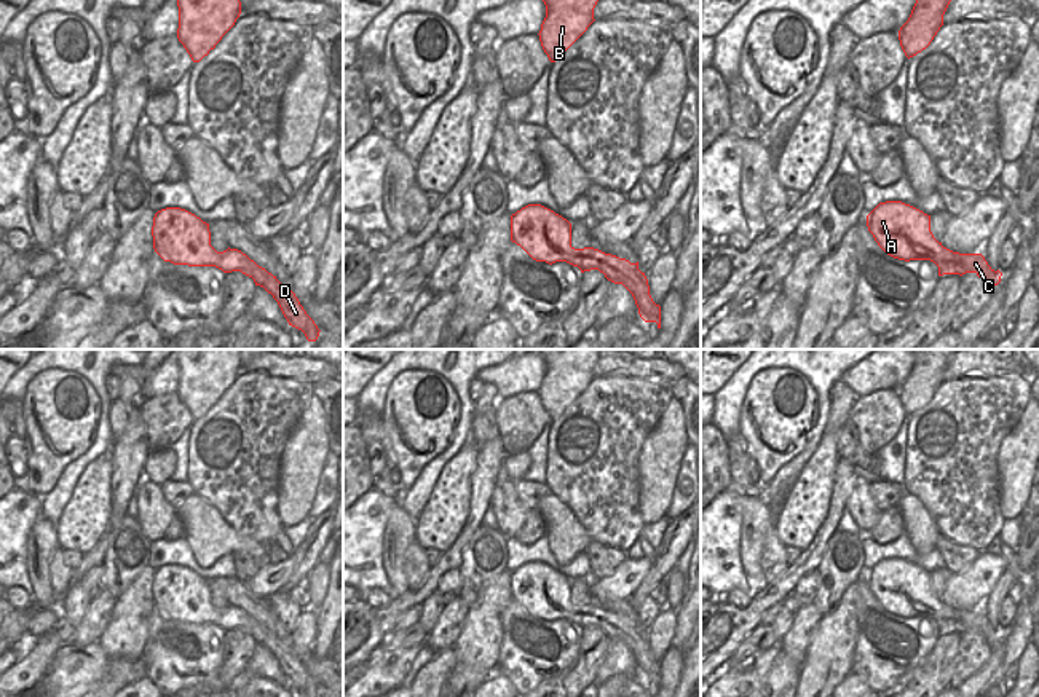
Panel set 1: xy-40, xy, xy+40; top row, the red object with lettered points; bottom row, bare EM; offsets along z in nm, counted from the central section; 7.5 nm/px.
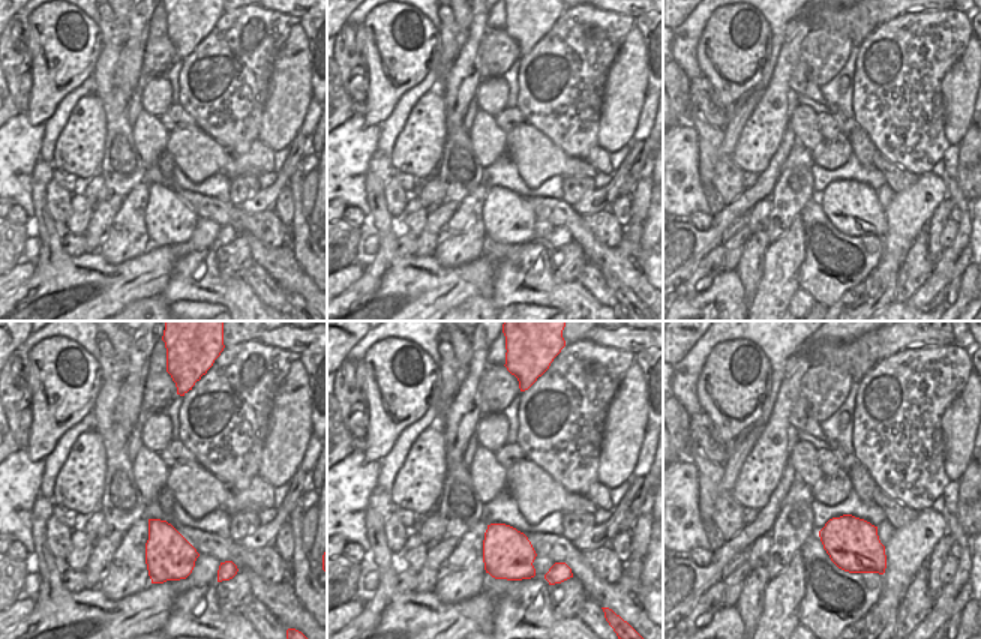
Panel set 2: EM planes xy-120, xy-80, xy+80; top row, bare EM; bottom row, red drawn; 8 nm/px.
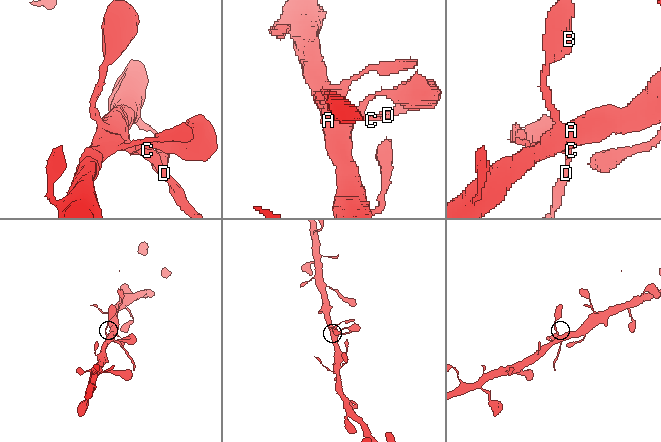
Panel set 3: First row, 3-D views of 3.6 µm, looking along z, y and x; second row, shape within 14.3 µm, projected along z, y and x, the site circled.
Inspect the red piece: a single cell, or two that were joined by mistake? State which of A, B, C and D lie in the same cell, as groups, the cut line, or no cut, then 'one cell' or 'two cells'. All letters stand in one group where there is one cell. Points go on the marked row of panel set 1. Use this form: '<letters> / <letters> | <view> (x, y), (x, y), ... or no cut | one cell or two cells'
A B / C D | xy (588, 248), (572, 255), (575, 265) | two cells

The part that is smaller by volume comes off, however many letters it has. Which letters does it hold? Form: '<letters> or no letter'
C, D

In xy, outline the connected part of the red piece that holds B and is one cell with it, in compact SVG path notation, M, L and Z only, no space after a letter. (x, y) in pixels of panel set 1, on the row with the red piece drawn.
M599 0L543 2L546 5L546 18L538 35L549 61L555 62L595 21L594 8Z

